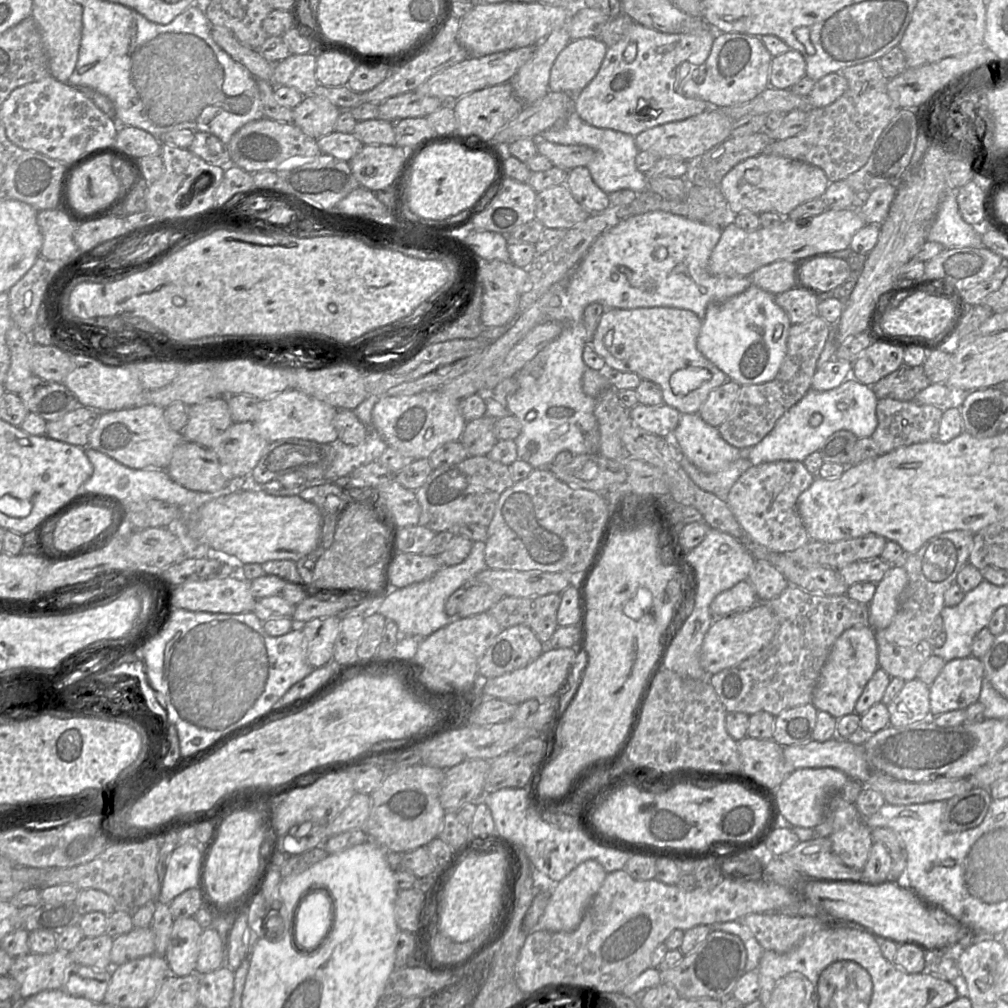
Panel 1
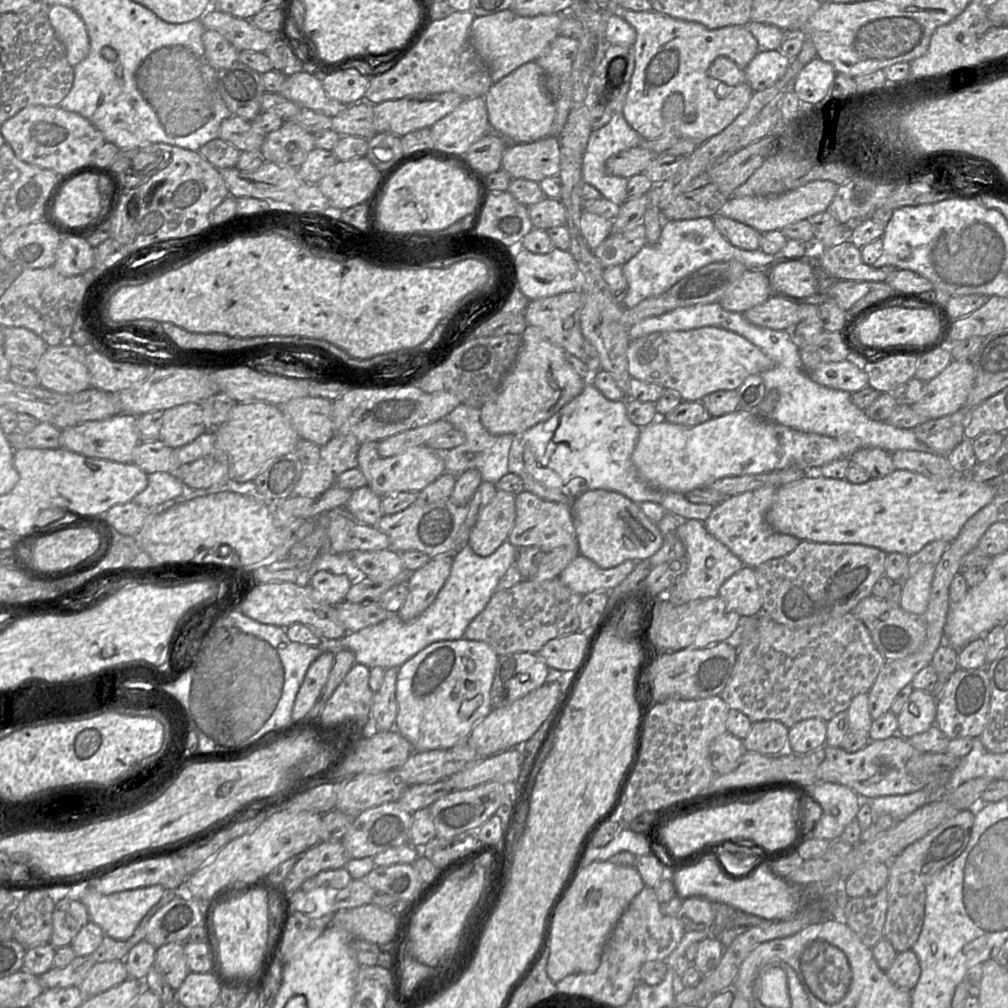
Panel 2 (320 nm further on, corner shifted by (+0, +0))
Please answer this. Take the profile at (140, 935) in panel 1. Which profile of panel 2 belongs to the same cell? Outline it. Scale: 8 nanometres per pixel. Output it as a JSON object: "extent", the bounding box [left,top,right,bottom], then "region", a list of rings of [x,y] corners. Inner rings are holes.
{"extent":[79,961,129,999],"region":[[[124,961],[99,962],[92,967],[79,988],[87,999],[123,983],[129,977]]]}

